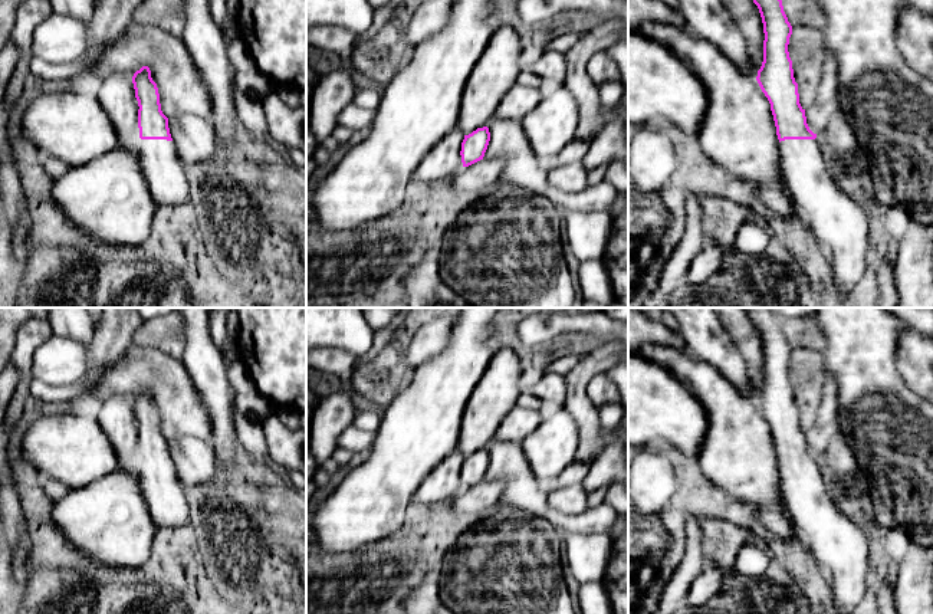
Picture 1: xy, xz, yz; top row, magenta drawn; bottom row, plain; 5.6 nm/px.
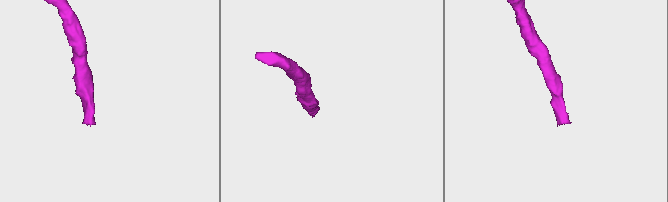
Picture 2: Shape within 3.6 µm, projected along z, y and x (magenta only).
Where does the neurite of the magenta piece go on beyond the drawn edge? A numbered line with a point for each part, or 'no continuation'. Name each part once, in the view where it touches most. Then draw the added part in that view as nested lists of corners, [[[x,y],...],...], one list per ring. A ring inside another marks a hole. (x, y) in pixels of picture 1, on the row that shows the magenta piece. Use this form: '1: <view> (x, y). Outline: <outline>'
1: xy (158, 161). Outline: [[[114,73],[98,82],[96,98],[116,131],[118,147],[131,151],[157,207],[190,200],[190,184],[174,141],[141,139],[138,101],[131,75]]]

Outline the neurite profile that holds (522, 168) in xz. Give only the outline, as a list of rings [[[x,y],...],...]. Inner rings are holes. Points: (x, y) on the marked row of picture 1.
[[[492,118],[487,125],[490,141],[483,160],[503,158],[500,181],[545,196],[549,190],[548,170],[532,151],[520,121]]]

